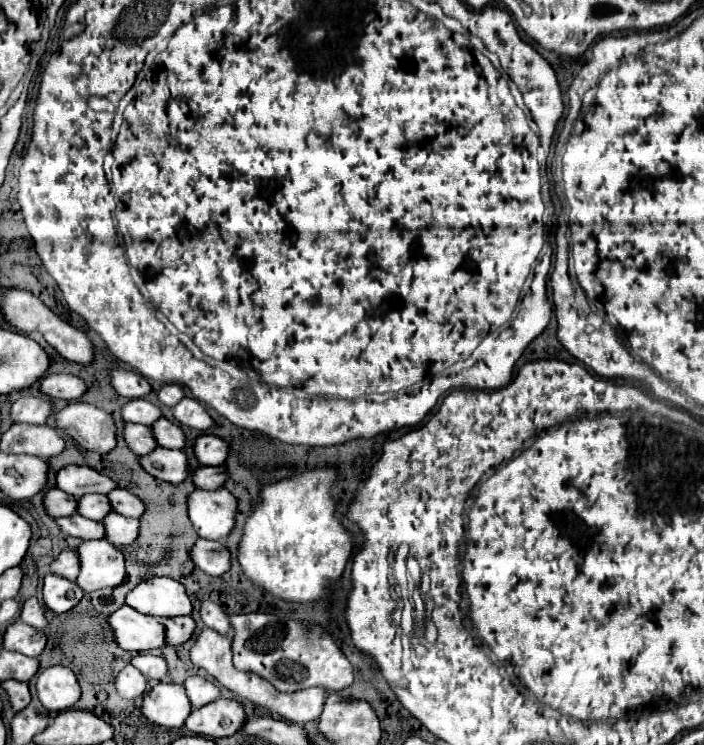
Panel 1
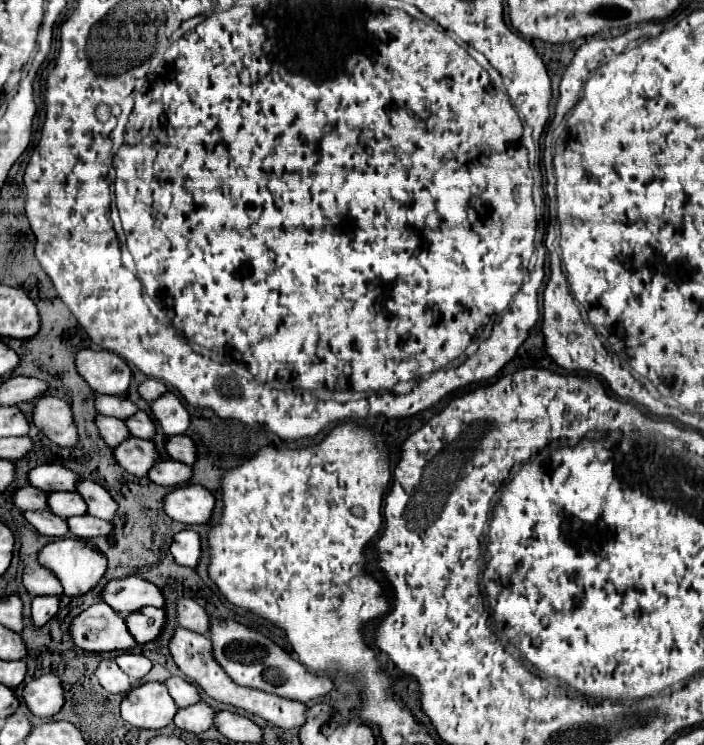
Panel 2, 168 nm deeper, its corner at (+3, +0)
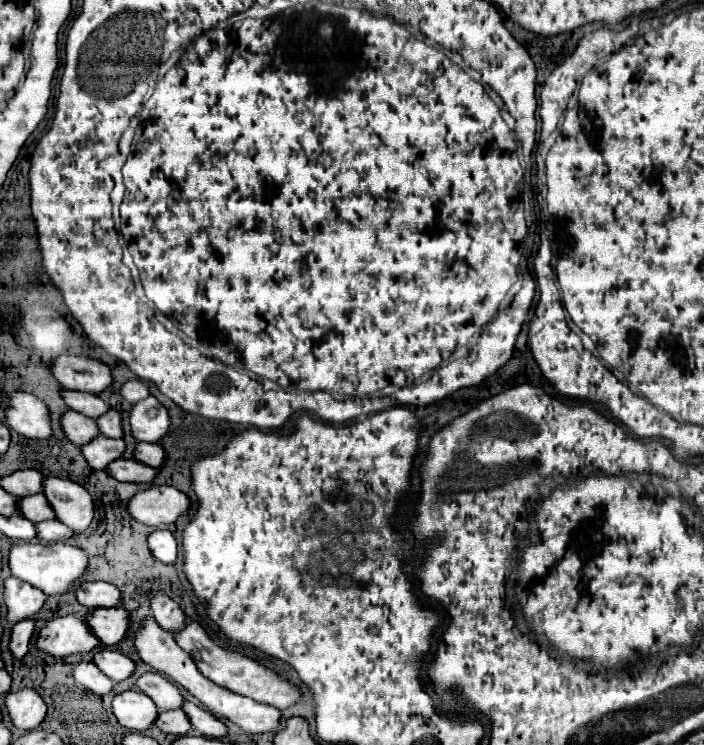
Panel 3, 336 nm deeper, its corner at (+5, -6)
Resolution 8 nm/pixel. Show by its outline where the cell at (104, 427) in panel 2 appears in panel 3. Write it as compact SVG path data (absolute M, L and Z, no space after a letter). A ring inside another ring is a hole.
M76 411L64 413L62 427L64 427L66 437L76 445L86 445L86 443L94 441L96 437L100 437L98 423L90 417L84 417L84 415L76 413Z

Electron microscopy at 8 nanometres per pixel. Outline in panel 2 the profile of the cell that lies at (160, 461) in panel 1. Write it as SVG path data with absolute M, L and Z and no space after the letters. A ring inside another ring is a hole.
M128 437L126 441L122 441L122 445L116 445L112 453L114 459L118 459L118 465L122 465L128 473L136 477L146 477L150 467L160 459L156 445L138 437Z

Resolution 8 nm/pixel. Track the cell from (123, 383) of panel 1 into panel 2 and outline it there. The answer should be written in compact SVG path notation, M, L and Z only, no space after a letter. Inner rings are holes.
M80 349L76 353L76 371L96 393L104 395L122 395L132 379L126 361L110 351Z

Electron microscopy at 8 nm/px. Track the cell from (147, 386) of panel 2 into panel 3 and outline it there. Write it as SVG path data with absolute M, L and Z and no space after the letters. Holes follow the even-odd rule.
M132 379L132 381L128 381L128 383L120 389L120 393L122 393L122 397L124 397L126 401L138 403L138 401L142 401L142 399L146 399L146 397L150 395L150 389L148 389L148 385L142 383L140 379Z

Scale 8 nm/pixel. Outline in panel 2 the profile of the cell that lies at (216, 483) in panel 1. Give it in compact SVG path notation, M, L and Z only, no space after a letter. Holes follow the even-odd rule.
M160 459L158 465L154 465L154 469L150 469L150 473L148 473L150 481L164 485L164 487L184 485L190 477L192 477L192 469L188 465L170 461L170 459Z

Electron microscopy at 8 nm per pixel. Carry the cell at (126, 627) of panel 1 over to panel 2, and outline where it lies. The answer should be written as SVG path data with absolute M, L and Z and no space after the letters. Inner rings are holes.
M94 603L70 621L72 643L82 651L126 651L136 645L124 617L104 603Z

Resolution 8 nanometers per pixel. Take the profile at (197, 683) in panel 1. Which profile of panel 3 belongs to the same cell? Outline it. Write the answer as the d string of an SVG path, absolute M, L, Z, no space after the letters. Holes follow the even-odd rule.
M144 673L136 681L136 687L140 693L146 693L148 697L152 697L160 711L182 709L184 705L184 697L180 689L160 673Z

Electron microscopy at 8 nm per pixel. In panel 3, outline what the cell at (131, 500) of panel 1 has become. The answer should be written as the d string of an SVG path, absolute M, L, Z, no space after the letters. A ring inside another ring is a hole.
M46 477L44 495L56 511L58 521L72 527L74 531L84 531L94 521L94 501L84 487L70 479Z

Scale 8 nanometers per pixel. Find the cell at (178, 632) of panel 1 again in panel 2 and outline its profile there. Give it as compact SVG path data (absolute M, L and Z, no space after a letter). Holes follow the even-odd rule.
M142 607L134 613L128 613L124 621L138 643L148 643L160 635L166 623L166 613L156 607Z

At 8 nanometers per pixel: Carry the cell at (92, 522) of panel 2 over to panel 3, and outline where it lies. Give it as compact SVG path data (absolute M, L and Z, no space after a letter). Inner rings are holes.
M44 521L44 523L38 523L36 527L38 527L38 539L42 539L46 543L66 541L74 535L74 531L60 521Z

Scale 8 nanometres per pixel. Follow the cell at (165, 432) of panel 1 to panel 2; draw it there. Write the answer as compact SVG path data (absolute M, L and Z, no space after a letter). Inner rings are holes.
M138 411L138 413L134 413L134 417L124 419L124 425L126 425L126 429L130 429L130 435L134 435L134 437L152 439L152 435L154 435L154 423L152 423L150 415L144 411Z

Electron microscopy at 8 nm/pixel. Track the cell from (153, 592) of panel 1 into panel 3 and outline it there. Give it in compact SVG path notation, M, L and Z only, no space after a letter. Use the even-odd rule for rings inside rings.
M80 583L80 587L76 587L76 597L82 605L86 605L88 609L98 609L98 607L122 607L122 593L116 585L112 583Z

